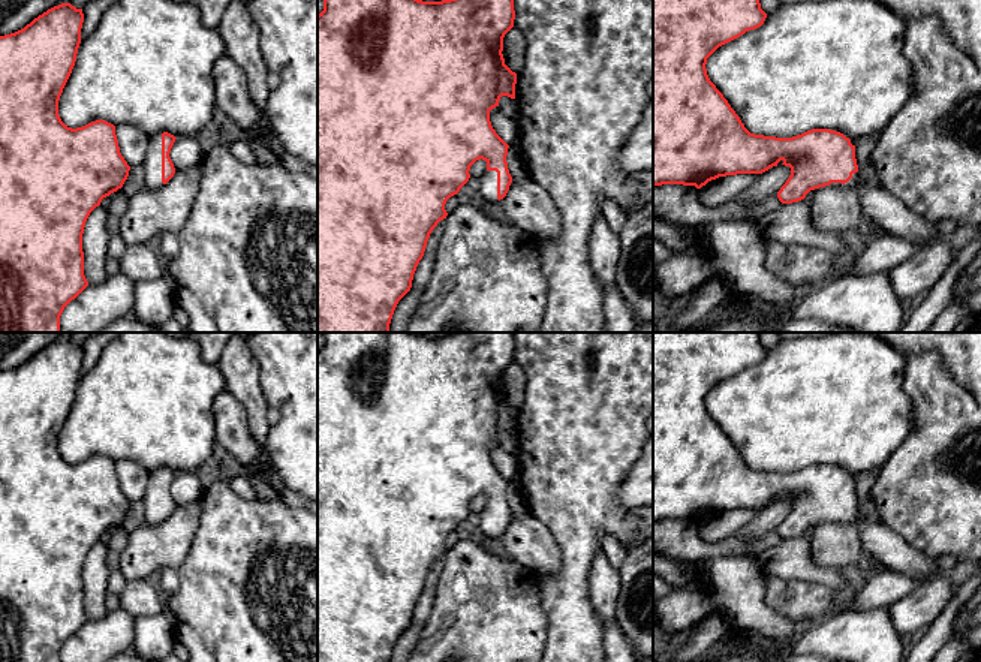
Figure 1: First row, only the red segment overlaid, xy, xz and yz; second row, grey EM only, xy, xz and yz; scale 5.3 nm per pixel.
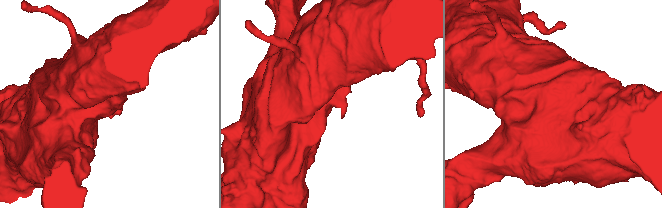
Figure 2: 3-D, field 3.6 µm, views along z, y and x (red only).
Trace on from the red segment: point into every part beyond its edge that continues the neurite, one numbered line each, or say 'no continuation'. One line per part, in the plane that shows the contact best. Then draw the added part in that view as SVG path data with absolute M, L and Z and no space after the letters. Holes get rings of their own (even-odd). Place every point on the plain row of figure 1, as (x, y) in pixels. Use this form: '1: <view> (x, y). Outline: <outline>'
1: xy (152, 502). Outline: M162 469L150 472L145 497L142 500L145 508L147 526L157 526L162 518Z

